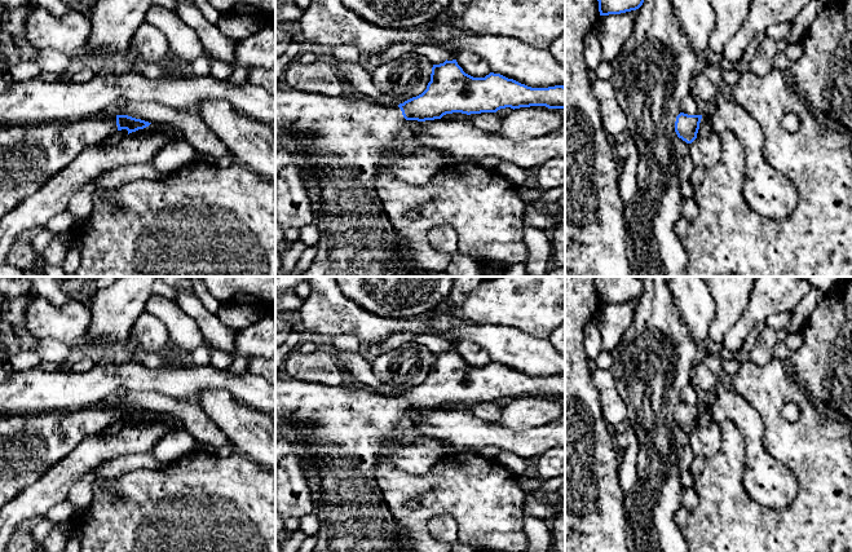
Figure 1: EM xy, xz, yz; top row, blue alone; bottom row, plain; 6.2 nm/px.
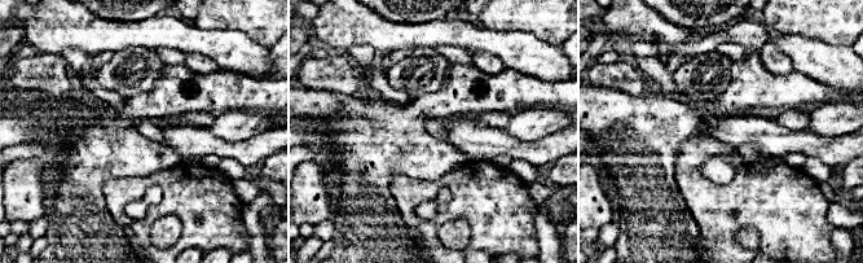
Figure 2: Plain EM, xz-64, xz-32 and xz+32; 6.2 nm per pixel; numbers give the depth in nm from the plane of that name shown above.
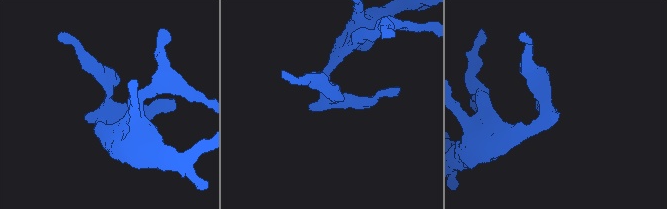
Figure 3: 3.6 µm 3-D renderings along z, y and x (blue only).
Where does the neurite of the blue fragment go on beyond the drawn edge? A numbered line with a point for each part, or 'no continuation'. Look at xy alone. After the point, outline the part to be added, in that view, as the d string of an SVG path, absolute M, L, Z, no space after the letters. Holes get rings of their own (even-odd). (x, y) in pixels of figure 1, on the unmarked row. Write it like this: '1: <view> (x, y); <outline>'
1: xy (30, 444); M115 405L0 415L0 508L35 483L81 441L118 420Z

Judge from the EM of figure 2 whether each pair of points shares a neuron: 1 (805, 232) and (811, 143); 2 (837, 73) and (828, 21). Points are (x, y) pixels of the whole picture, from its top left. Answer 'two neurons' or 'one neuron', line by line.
1: two neurons
2: two neurons

